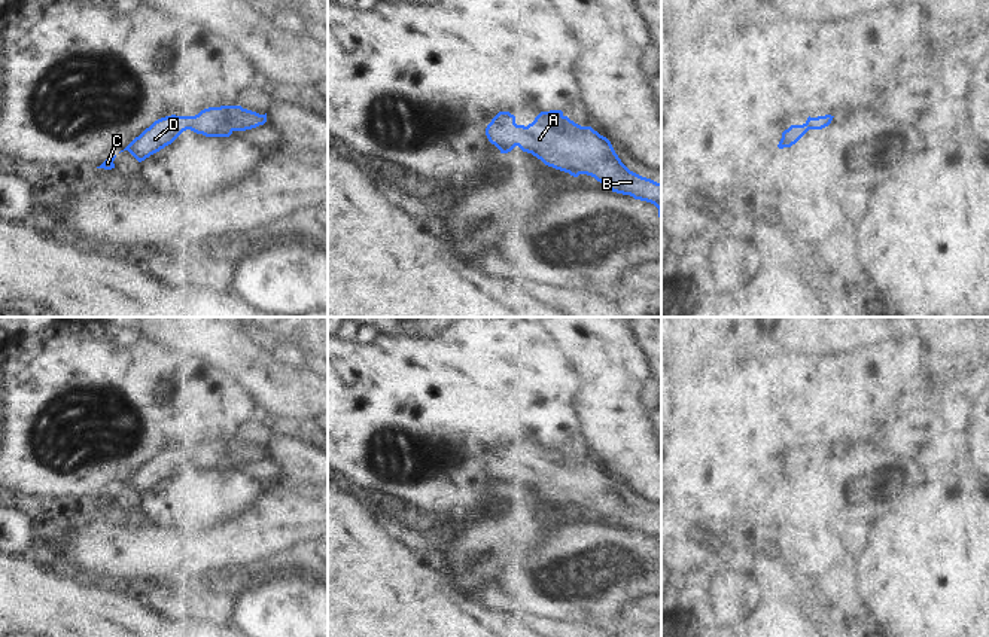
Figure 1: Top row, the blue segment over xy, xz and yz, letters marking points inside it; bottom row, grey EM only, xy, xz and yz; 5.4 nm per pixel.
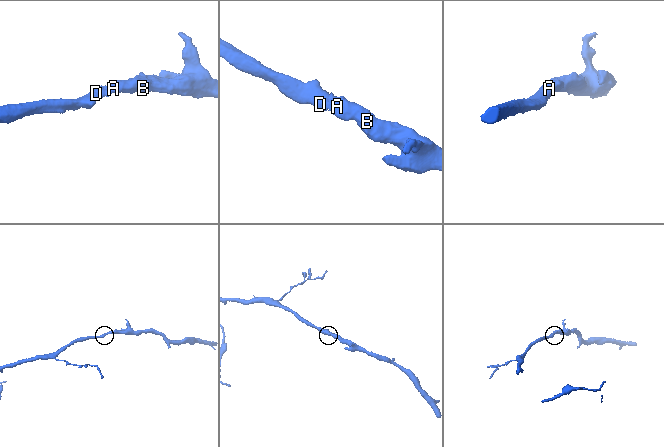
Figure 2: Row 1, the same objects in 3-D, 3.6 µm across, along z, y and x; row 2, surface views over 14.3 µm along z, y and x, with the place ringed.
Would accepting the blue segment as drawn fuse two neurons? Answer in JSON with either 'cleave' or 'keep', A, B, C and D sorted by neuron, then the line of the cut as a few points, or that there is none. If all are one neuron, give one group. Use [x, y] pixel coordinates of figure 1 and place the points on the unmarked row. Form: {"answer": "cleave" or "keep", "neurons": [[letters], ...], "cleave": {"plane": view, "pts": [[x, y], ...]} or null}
{"answer": "keep", "neurons": [["A", "B", "C", "D"]], "cleave": null}

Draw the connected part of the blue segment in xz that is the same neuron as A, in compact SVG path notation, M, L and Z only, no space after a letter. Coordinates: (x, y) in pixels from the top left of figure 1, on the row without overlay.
M562 444L541 445L527 460L517 458L509 445L499 445L487 458L486 469L500 487L518 479L548 500L573 510L591 509L603 522L651 536L661 554L661 516L630 505L606 470L575 457Z

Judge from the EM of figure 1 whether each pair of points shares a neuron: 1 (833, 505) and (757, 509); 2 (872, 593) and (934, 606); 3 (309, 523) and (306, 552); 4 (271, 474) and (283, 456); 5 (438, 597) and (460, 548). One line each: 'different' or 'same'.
1: same
2: same
3: different
4: different
5: different

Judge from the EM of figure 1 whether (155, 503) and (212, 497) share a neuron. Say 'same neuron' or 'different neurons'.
same neuron

